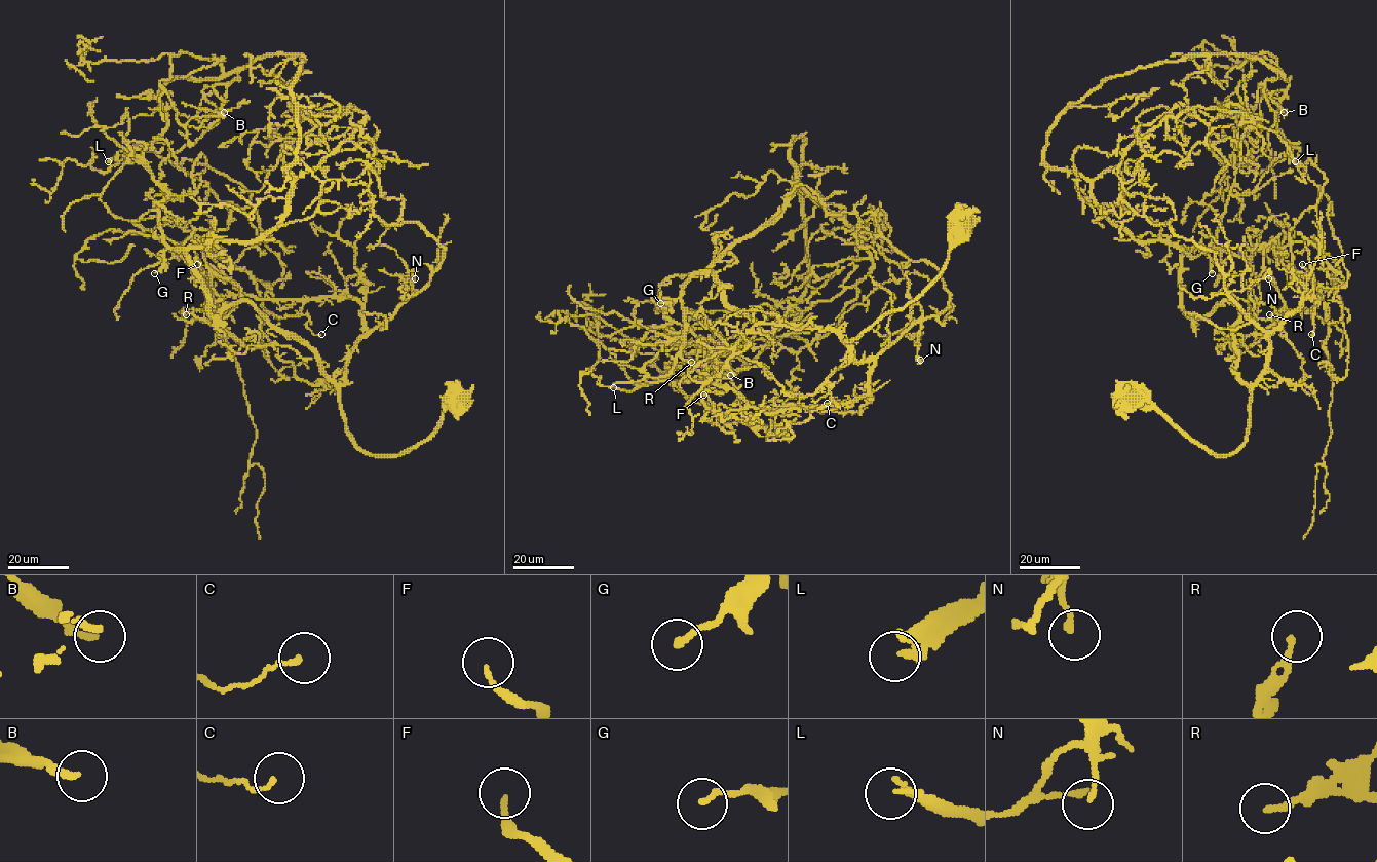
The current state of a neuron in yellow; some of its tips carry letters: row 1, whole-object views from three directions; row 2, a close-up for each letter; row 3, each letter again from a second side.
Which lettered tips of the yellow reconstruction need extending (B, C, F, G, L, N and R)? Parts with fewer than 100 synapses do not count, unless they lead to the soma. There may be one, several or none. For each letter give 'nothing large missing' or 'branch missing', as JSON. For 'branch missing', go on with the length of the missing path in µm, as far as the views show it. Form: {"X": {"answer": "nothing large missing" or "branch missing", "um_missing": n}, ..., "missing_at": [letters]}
{"B": {"answer": "nothing large missing"}, "C": {"answer": "nothing large missing"}, "F": {"answer": "nothing large missing"}, "G": {"answer": "nothing large missing"}, "L": {"answer": "branch missing", "um_missing": 300}, "N": {"answer": "nothing large missing"}, "R": {"answer": "nothing large missing"}, "missing_at": ["L"]}

